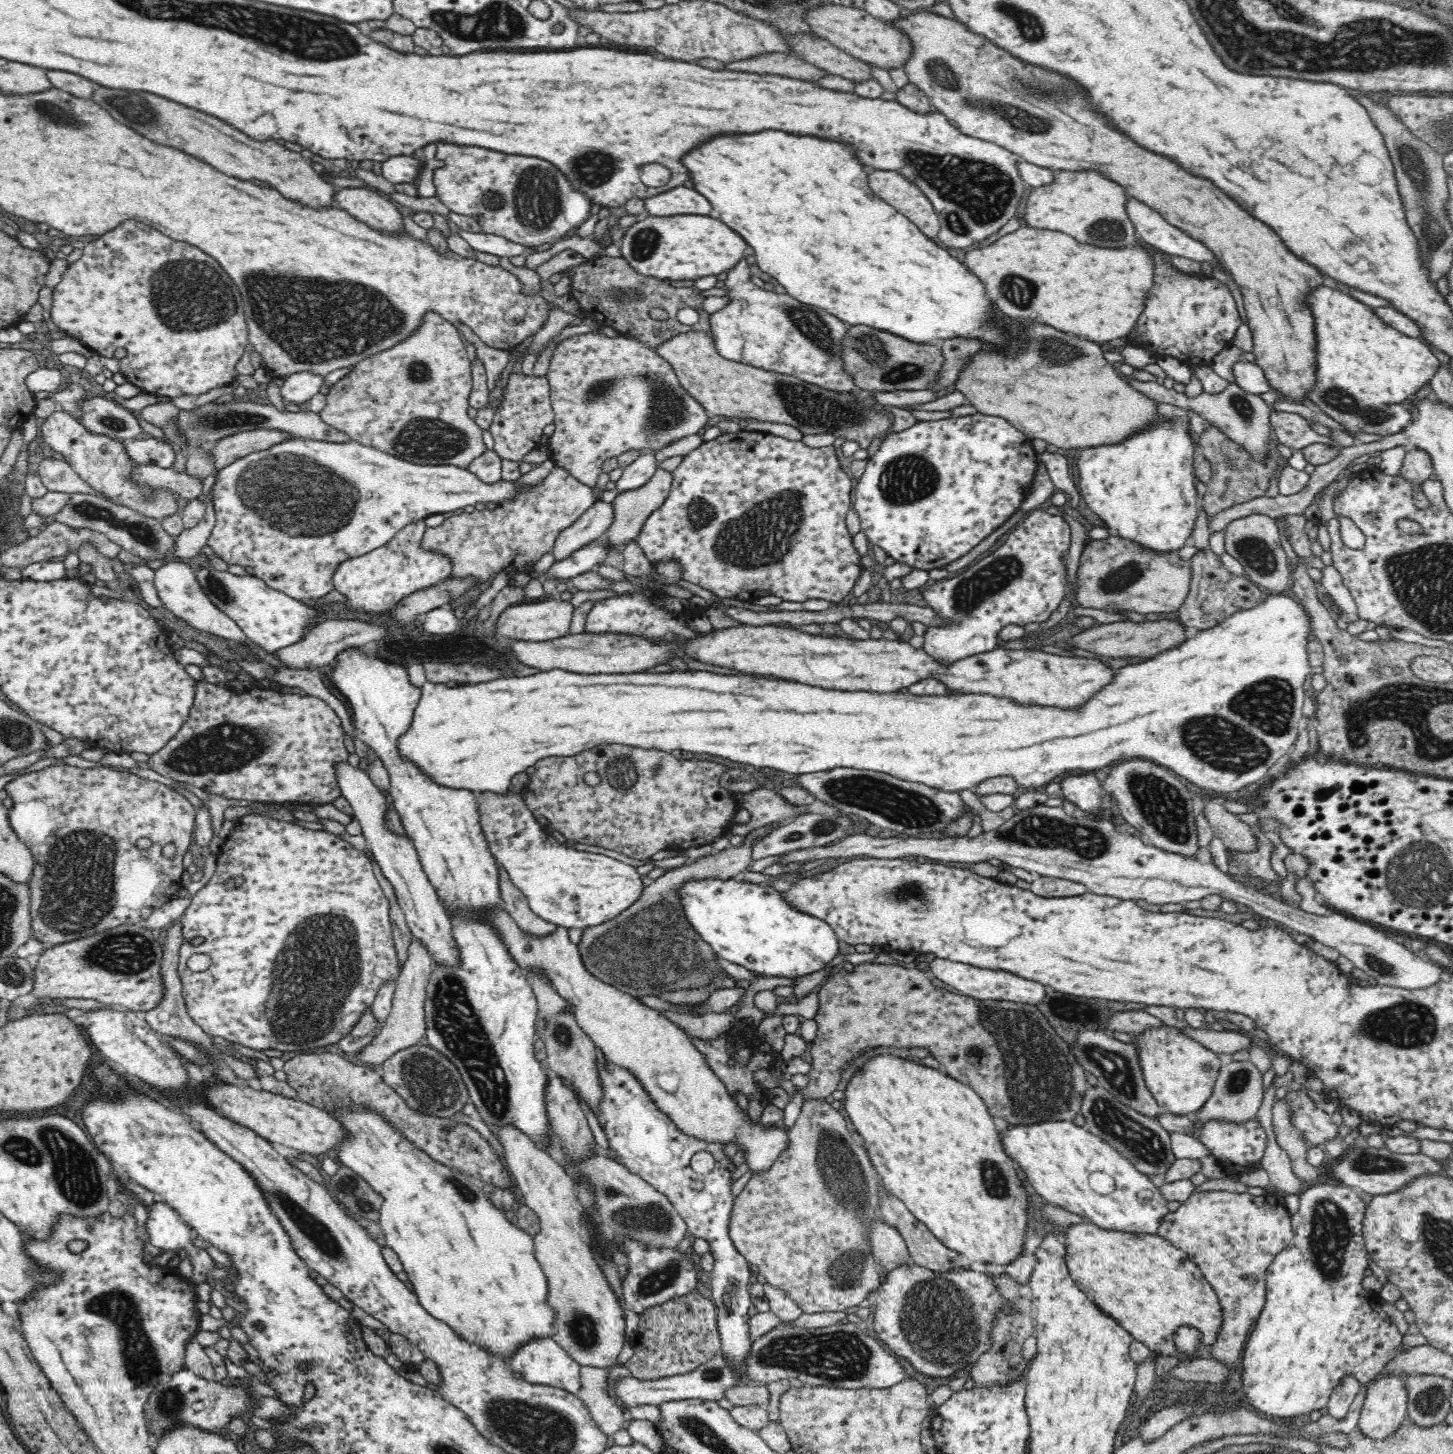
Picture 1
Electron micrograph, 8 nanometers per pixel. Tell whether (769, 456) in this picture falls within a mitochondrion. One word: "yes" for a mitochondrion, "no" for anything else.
no

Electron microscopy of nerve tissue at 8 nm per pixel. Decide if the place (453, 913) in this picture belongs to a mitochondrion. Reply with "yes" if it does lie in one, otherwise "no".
no

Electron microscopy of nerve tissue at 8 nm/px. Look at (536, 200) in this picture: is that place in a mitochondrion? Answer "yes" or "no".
yes

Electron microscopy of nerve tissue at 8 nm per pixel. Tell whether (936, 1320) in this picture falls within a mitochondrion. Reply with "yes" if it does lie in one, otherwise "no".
yes

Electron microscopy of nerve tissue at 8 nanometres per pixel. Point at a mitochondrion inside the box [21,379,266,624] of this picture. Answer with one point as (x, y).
(145, 535)

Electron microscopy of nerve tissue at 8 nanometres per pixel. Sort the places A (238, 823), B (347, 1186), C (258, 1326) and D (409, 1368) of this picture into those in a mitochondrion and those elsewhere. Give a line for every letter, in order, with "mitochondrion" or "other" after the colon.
A: other
B: mitochondrion
C: other
D: other

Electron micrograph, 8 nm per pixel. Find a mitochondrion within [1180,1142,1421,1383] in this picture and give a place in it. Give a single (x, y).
(1331, 1233)

